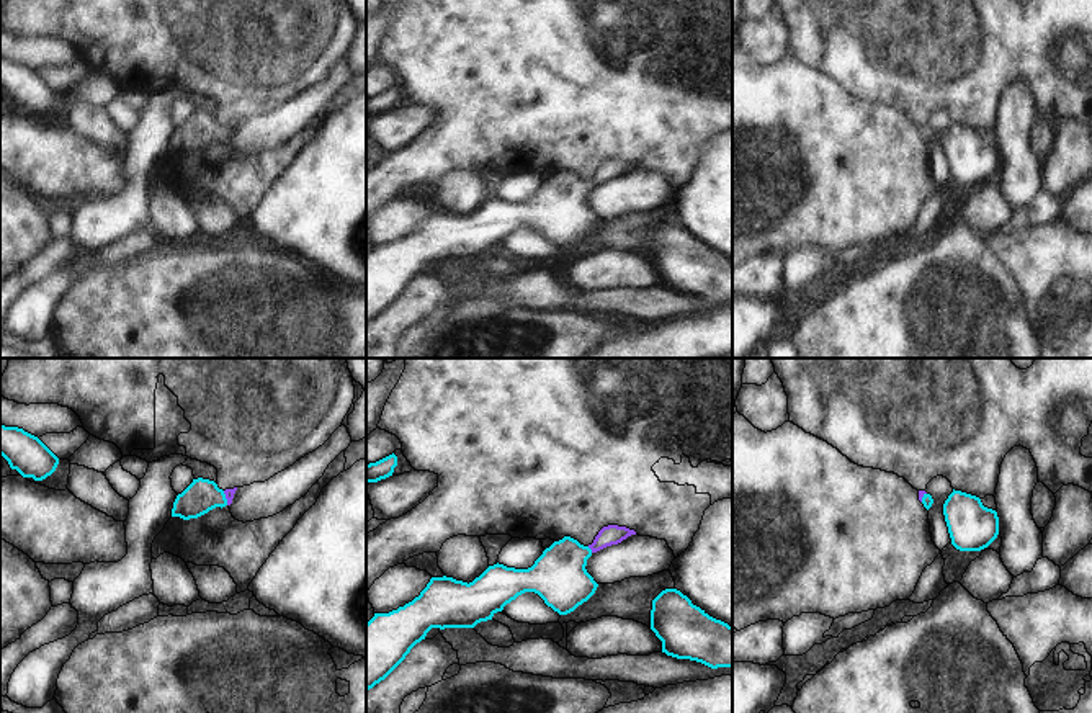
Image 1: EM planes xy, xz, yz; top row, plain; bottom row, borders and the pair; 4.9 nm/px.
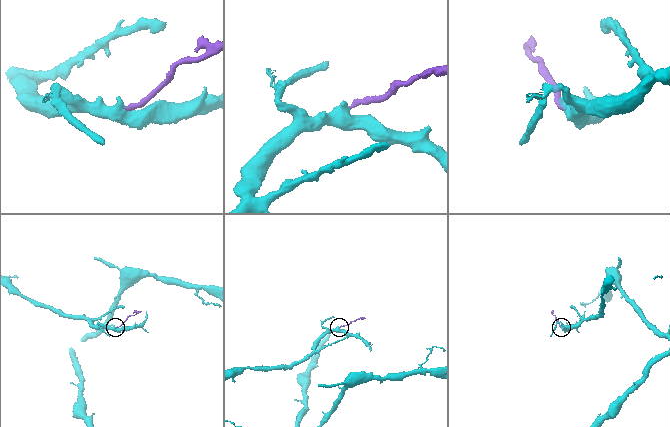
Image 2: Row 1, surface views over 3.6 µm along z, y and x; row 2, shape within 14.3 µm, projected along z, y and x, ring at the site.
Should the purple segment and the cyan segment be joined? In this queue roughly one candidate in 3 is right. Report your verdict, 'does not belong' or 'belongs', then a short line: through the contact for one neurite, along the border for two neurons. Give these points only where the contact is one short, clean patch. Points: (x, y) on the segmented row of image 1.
belongs | xz (608, 535), (590, 548), (581, 553), (558, 576)

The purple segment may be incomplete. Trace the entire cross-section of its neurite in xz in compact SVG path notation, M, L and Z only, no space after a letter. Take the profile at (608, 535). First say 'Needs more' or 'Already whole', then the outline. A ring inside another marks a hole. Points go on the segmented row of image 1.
Needs more. M608 525L598 531L589 546L571 536L554 541L528 569L507 567L497 563L469 584L446 576L432 577L412 602L389 613L374 613L366 623L366 692L384 680L405 659L410 649L425 639L432 628L474 628L481 621L492 620L497 612L502 612L507 603L525 592L538 594L559 615L574 612L598 587L585 569L587 559L593 553L618 545L631 535L636 535L636 531L626 527Z

